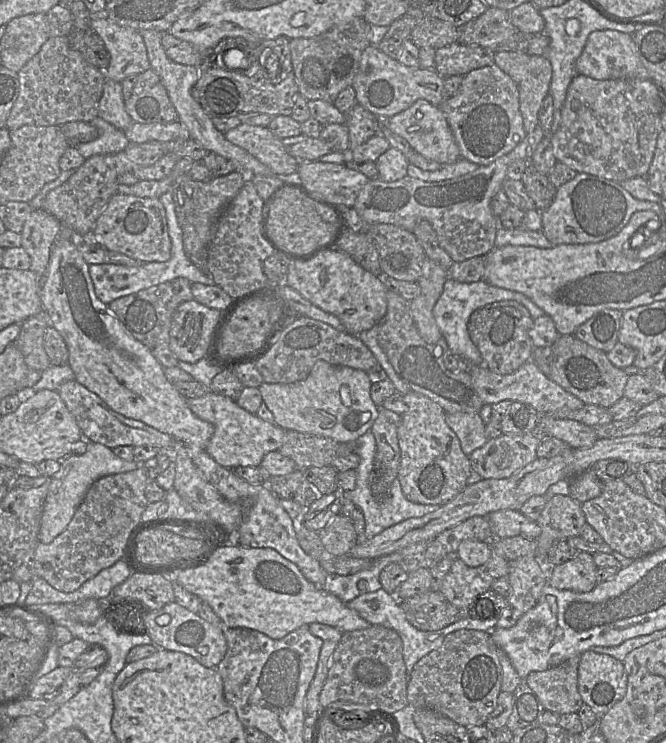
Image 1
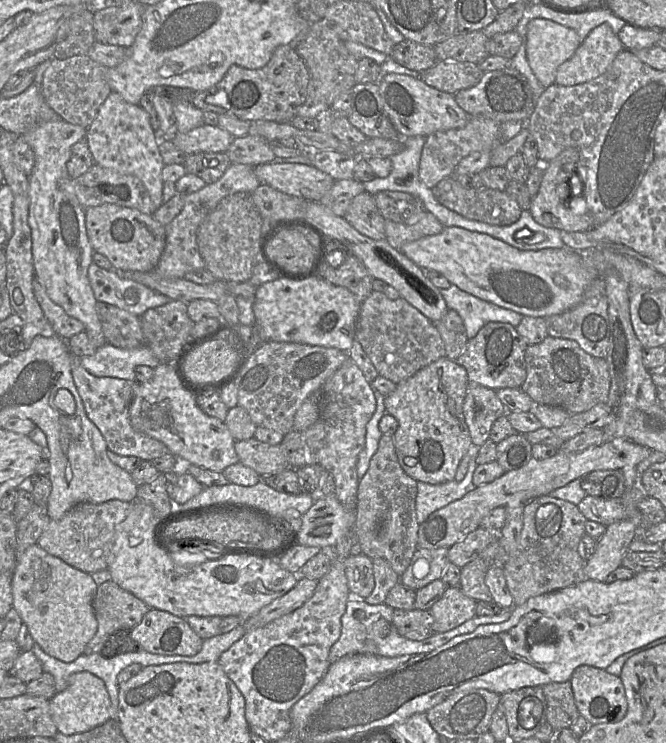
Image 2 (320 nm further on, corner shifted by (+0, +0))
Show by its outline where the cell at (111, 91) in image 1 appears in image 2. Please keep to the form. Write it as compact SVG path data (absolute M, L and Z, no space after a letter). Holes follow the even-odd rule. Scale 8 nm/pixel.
M114 91L100 106L86 132L86 141L94 163L137 177L145 186L155 209L163 204L162 169L164 163L159 152L160 140L159 135L151 127L148 113L139 105L126 102Z

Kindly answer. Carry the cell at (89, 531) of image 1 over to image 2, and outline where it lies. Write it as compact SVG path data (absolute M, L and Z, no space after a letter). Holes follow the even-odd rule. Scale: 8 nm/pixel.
M110 500L101 504L80 503L61 519L50 520L37 543L50 555L83 572L106 570L116 526L126 518L130 510L131 502L121 500Z

